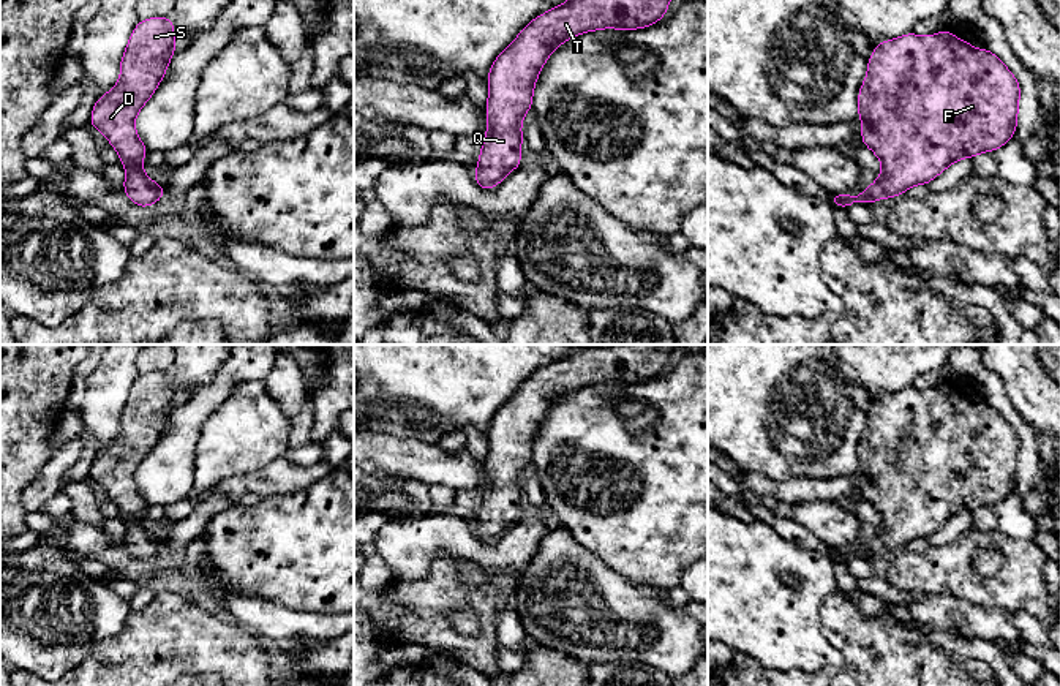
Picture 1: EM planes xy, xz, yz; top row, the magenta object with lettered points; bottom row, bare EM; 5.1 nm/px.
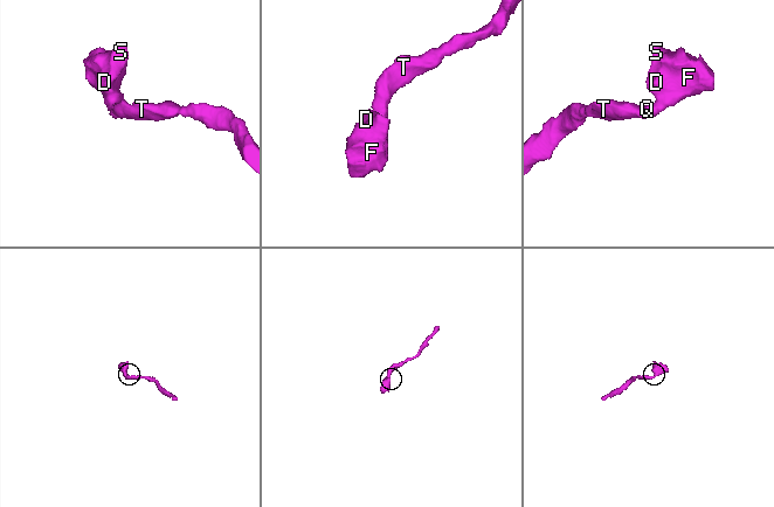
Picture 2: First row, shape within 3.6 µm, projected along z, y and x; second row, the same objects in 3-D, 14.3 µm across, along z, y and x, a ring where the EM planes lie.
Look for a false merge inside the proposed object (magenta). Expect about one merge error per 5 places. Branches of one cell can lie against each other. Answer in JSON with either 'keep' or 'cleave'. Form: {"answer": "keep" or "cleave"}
{"answer": "keep"}

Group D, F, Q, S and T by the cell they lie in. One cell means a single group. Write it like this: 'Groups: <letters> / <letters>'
Groups: D F Q S T

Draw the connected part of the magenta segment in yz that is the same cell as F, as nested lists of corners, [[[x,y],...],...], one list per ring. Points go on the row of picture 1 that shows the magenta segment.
[[[943,28],[932,36],[918,36],[916,33],[907,33],[896,40],[885,41],[881,40],[870,58],[867,60],[867,76],[859,89],[858,95],[858,117],[863,120],[861,141],[866,147],[869,147],[881,161],[881,174],[877,177],[877,182],[867,187],[859,193],[856,199],[851,193],[847,194],[829,194],[831,205],[840,205],[848,209],[855,202],[863,202],[870,205],[877,199],[896,198],[904,194],[913,185],[927,185],[938,174],[942,174],[949,164],[962,160],[973,158],[983,152],[995,152],[1003,147],[1016,133],[1017,126],[1017,111],[1019,111],[1019,98],[1021,98],[1021,85],[1016,76],[1005,66],[1005,63],[989,49],[979,51],[968,44],[967,41],[953,36],[948,28]]]

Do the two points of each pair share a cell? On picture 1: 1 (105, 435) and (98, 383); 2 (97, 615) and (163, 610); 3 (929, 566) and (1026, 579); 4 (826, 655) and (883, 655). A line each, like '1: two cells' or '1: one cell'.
1: one cell
2: two cells
3: one cell
4: two cells

